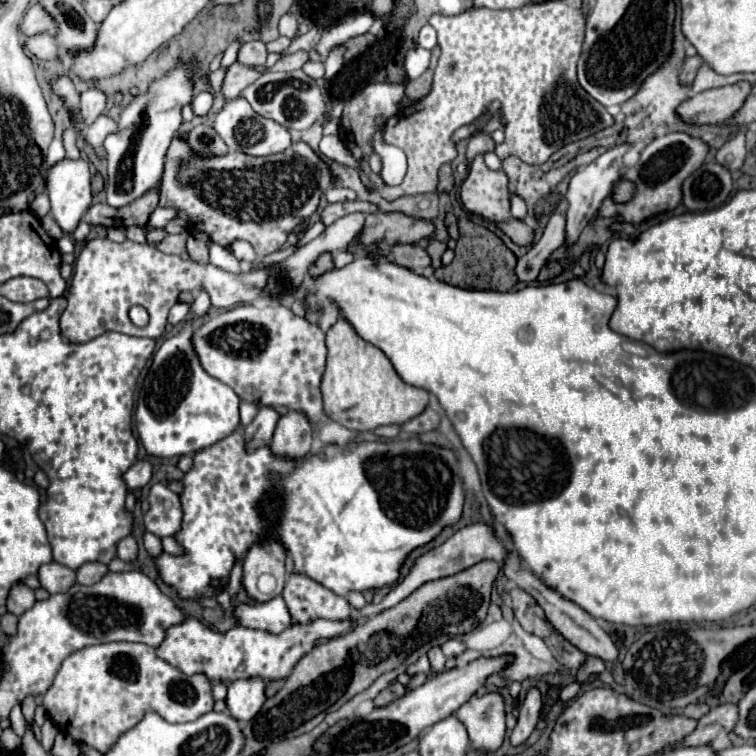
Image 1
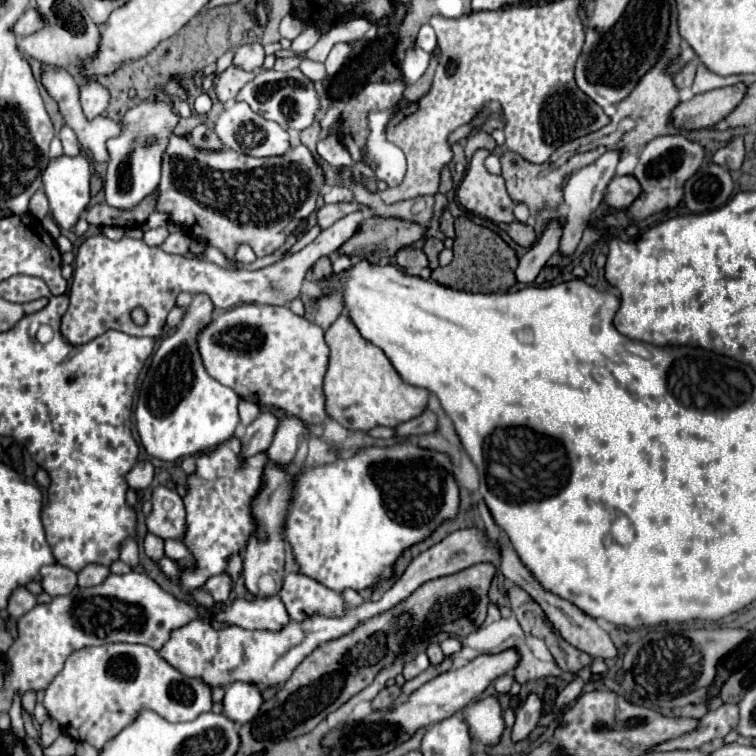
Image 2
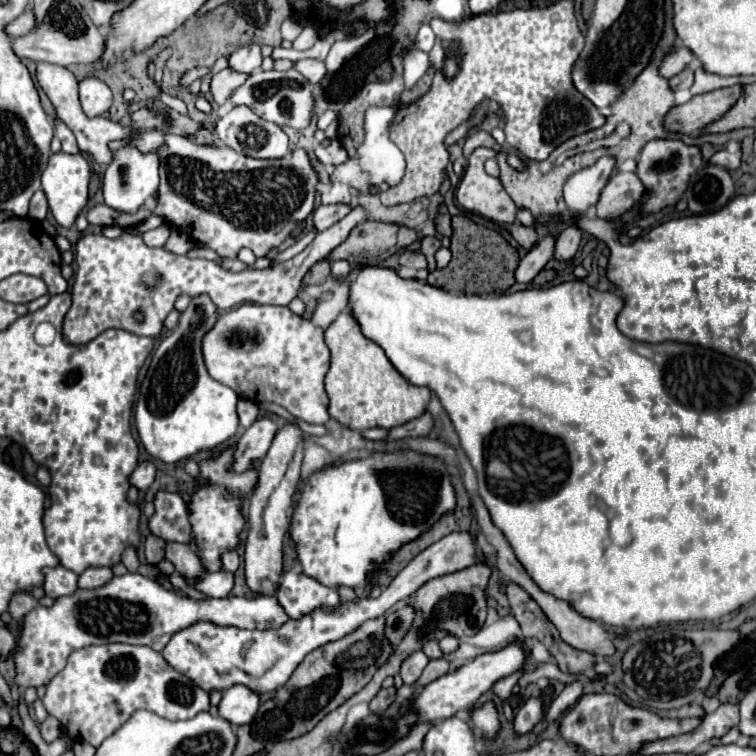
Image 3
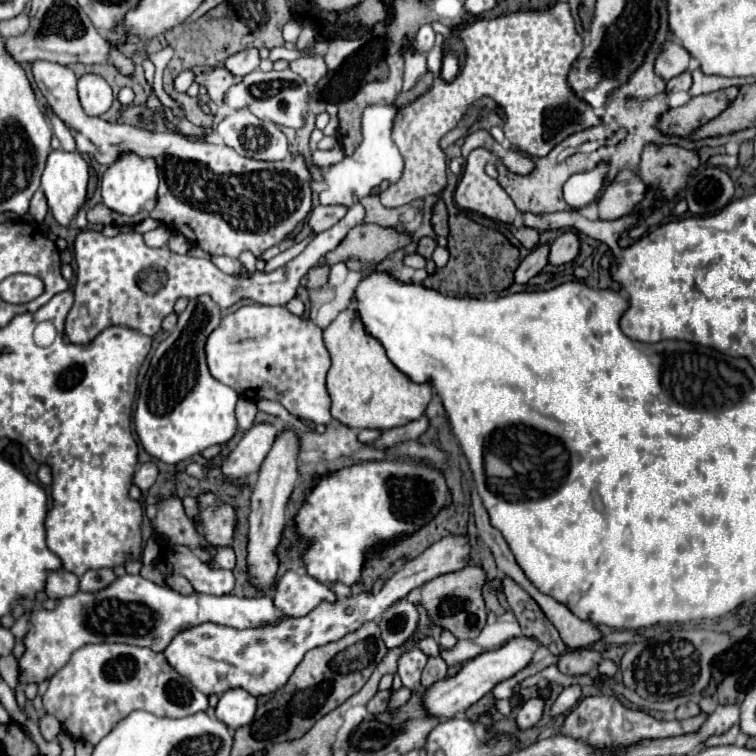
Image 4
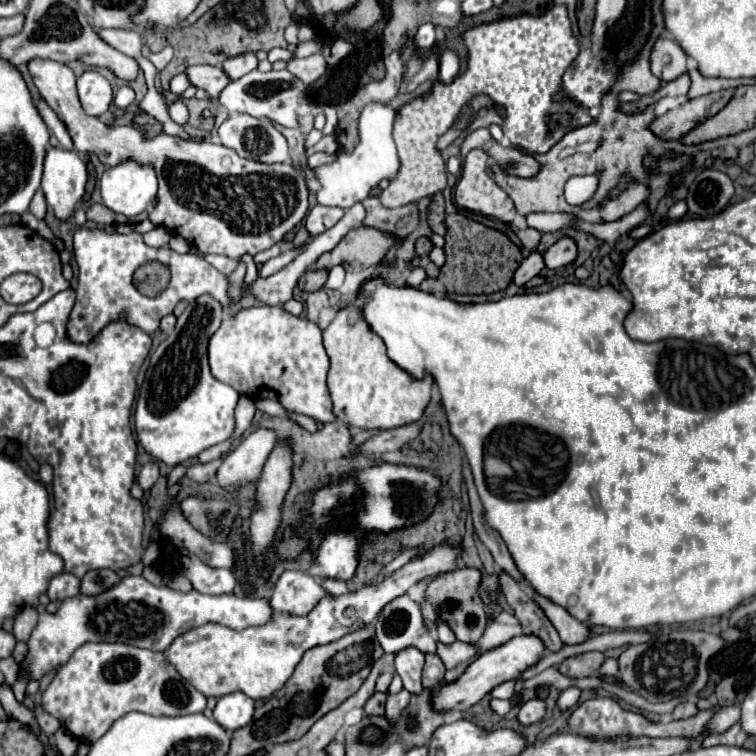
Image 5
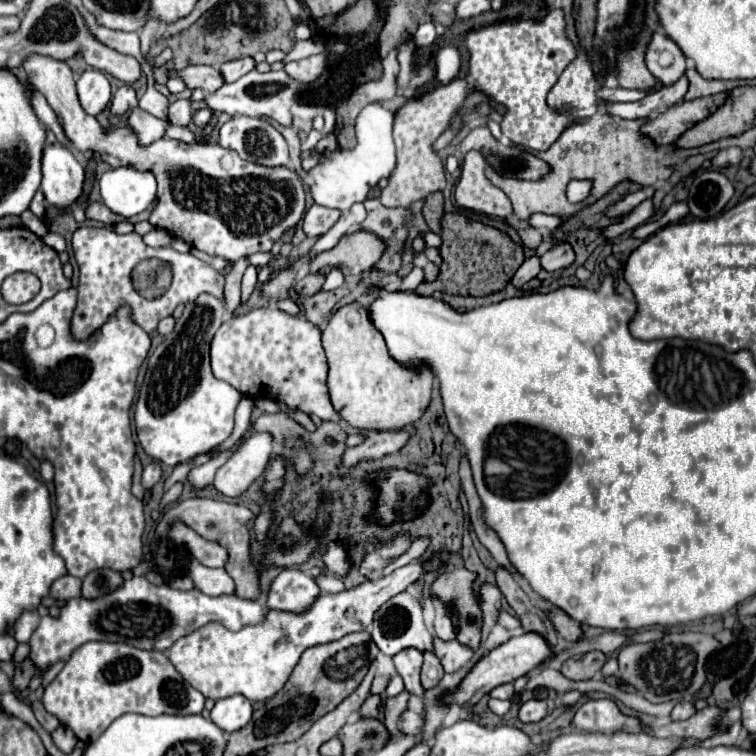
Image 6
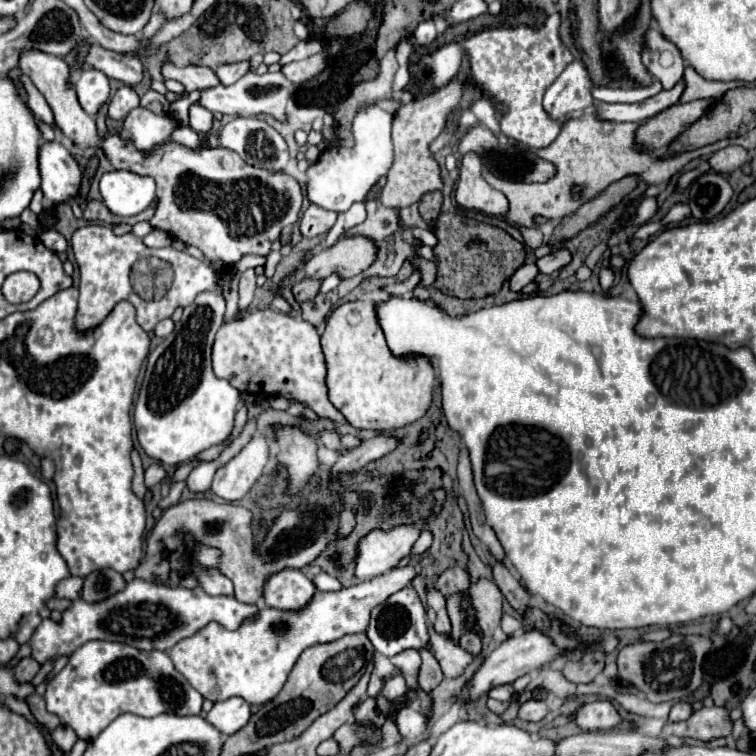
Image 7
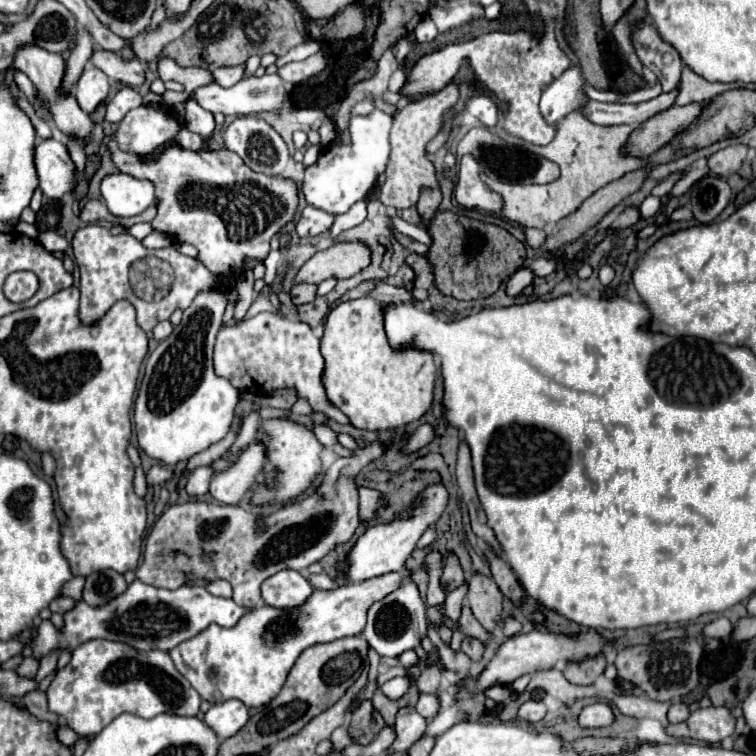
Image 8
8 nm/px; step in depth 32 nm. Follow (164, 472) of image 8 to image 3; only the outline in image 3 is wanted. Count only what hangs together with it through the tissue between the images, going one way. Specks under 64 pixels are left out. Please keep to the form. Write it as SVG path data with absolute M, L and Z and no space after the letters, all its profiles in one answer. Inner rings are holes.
M142 462L142 464L138 464L138 468L132 472L132 476L130 476L130 484L132 486L136 486L138 490L148 490L150 488L150 484L154 482L154 478L156 478L156 466L152 464L152 462Z

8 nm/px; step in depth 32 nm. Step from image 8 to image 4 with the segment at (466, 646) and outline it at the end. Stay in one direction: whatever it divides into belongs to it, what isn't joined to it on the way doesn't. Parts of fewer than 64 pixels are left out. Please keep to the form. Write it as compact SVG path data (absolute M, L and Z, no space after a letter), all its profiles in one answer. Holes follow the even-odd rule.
M464 566L462 570L442 574L430 582L426 582L422 590L422 604L432 614L436 626L448 628L458 640L474 640L482 632L486 624L486 606L482 600L482 586L486 580L486 572L478 566Z

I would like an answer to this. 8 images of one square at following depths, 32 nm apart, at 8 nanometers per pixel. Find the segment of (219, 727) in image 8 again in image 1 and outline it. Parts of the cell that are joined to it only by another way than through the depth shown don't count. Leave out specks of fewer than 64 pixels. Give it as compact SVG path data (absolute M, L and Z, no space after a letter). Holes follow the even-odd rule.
M236 680L232 684L228 684L228 694L226 694L226 708L228 714L238 720L238 722L248 722L252 720L266 696L264 696L264 680Z

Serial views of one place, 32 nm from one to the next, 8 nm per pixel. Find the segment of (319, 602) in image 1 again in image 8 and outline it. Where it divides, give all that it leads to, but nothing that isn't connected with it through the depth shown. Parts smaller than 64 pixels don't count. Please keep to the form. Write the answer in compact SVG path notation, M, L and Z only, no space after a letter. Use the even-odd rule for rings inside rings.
M282 570L262 582L262 598L274 608L296 608L312 594L312 586L304 574L296 570Z

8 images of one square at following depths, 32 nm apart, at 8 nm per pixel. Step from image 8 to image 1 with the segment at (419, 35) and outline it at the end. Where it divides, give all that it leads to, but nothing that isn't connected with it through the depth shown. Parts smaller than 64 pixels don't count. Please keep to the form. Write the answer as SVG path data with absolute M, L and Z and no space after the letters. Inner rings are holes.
M426 24L422 30L420 30L420 36L418 36L418 46L426 48L426 50L432 50L436 46L436 30Z

